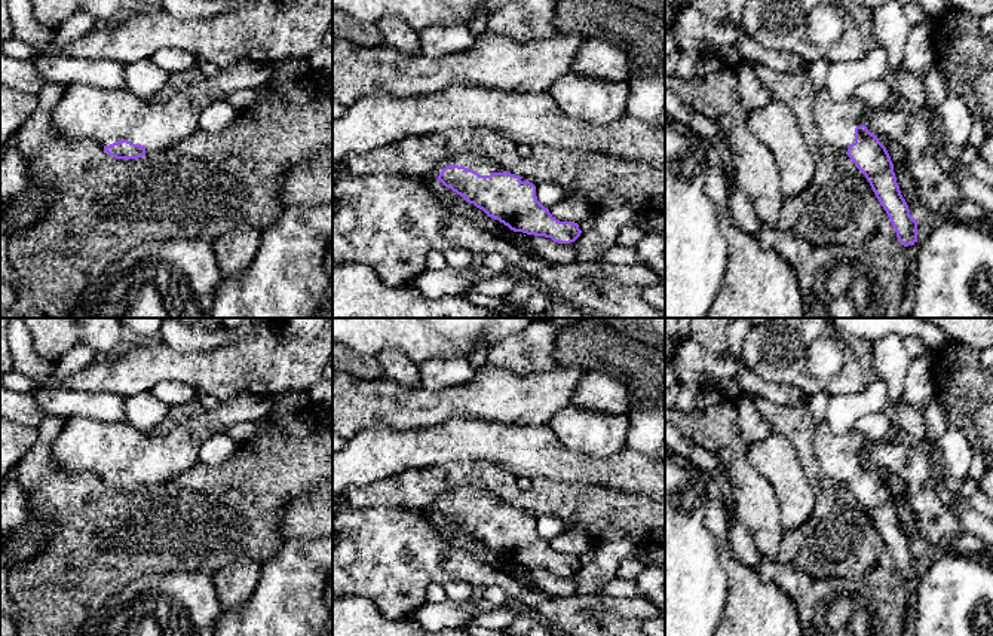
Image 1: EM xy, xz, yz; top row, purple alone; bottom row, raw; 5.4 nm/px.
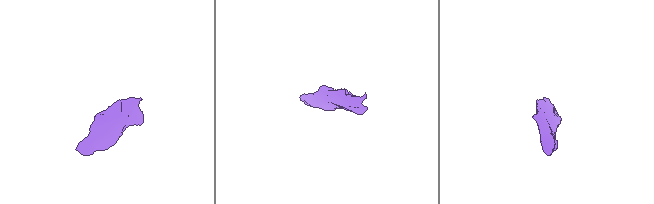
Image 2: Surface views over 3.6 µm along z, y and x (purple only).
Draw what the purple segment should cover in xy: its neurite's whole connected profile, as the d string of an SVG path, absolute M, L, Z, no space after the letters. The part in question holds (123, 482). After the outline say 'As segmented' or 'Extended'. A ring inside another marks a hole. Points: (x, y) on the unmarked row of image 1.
M237 394L214 409L203 409L200 415L193 413L189 421L166 435L141 432L128 422L99 422L74 415L65 419L62 431L55 438L53 462L70 473L95 473L116 492L138 492L190 470L197 462L200 447L208 438L227 432L239 422L261 421L272 413L272 409L272 397Z. Extended

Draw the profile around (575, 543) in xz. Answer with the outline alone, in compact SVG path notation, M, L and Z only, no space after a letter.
M564 530L561 535L549 541L549 545L560 554L573 554L579 557L585 551L591 550L594 542L583 532Z

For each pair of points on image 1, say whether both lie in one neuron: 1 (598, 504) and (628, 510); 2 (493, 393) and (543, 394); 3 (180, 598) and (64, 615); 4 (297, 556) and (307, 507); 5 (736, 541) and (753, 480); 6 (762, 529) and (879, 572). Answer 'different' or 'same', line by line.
1: same
2: same
3: different
4: different
5: different
6: different

